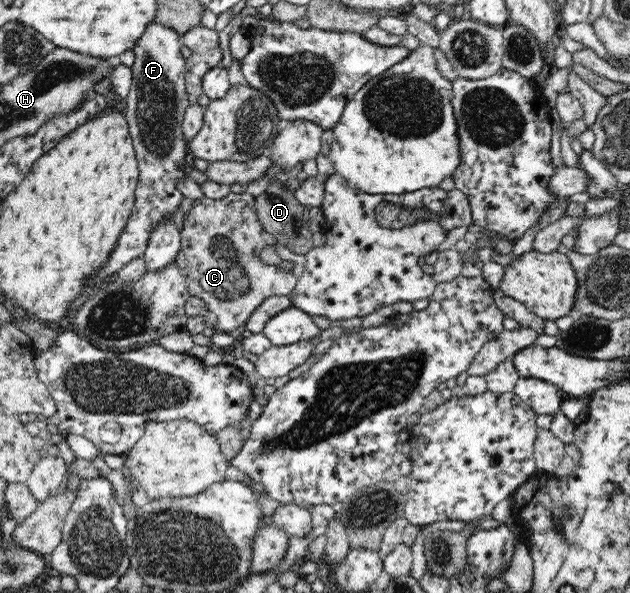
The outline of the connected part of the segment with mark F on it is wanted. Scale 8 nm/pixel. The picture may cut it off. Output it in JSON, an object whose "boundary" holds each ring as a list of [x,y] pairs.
{"boundary":[[[150,21],[148,24],[144,34],[131,49],[134,55],[130,67],[132,83],[129,94],[124,99],[124,117],[139,169],[135,202],[114,251],[105,266],[93,275],[89,285],[100,283],[108,275],[120,271],[120,267],[124,267],[130,259],[143,257],[150,231],[156,227],[158,221],[172,219],[185,196],[178,191],[176,183],[187,177],[180,168],[180,163],[183,163],[182,167],[191,164],[187,139],[182,133],[184,111],[190,104],[184,81],[186,59],[182,56],[181,36],[176,30],[162,25],[161,22]]]}

